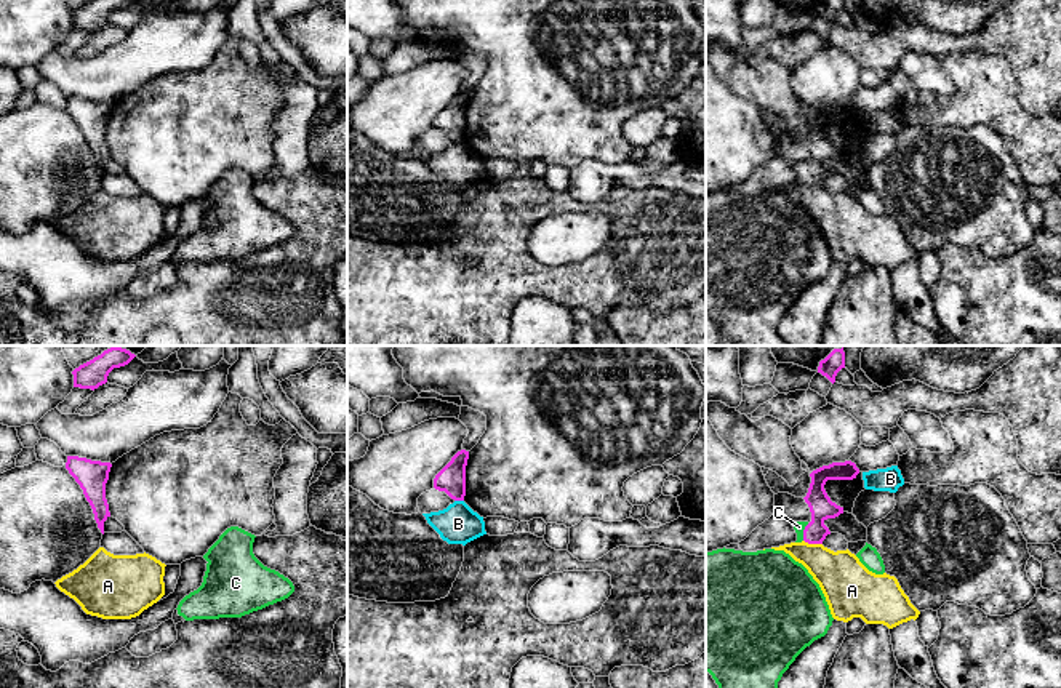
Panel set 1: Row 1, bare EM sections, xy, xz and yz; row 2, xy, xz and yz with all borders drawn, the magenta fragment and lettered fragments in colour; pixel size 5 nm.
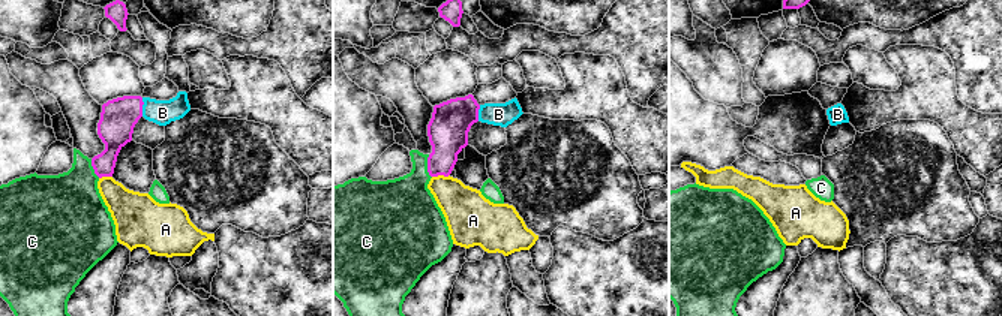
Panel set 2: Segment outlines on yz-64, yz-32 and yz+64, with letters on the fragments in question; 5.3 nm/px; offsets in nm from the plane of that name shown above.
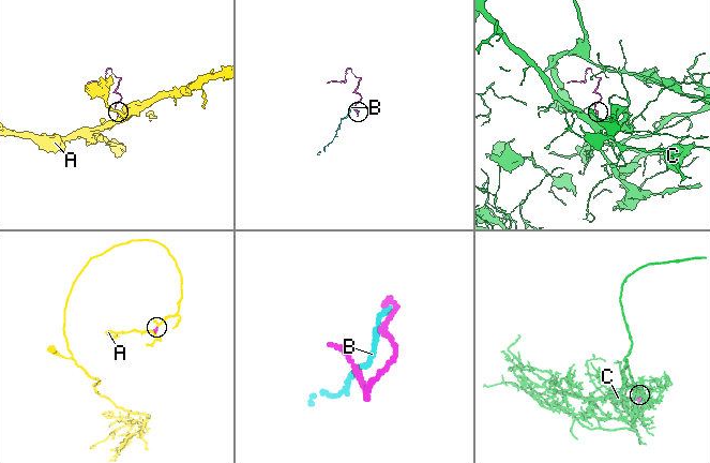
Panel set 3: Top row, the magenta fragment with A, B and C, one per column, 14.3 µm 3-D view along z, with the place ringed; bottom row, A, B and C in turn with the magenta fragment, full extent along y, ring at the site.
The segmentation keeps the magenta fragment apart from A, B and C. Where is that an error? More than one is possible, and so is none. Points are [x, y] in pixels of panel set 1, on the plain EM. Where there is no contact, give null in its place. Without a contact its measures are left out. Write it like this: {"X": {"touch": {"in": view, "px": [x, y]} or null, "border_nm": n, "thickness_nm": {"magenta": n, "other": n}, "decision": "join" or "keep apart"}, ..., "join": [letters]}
{"A": {"touch": {"in": "yz", "px": [813, 184]}, "border_nm": 100, "thickness_nm": {"magenta": 120, "other": 240}, "decision": "keep apart"}, "B": {"touch": {"in": "xz", "px": [460, 141]}, "border_nm": 50, "thickness_nm": {"magenta": 140, "other": 200}, "decision": "keep apart"}, "C": {"touch": {"in": "yz", "px": [804, 173]}, "border_nm": 90, "thickness_nm": {"magenta": 120, "other": 60}, "decision": "join"}, "join": ["C"]}

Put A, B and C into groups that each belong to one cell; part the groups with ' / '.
A / B / C

